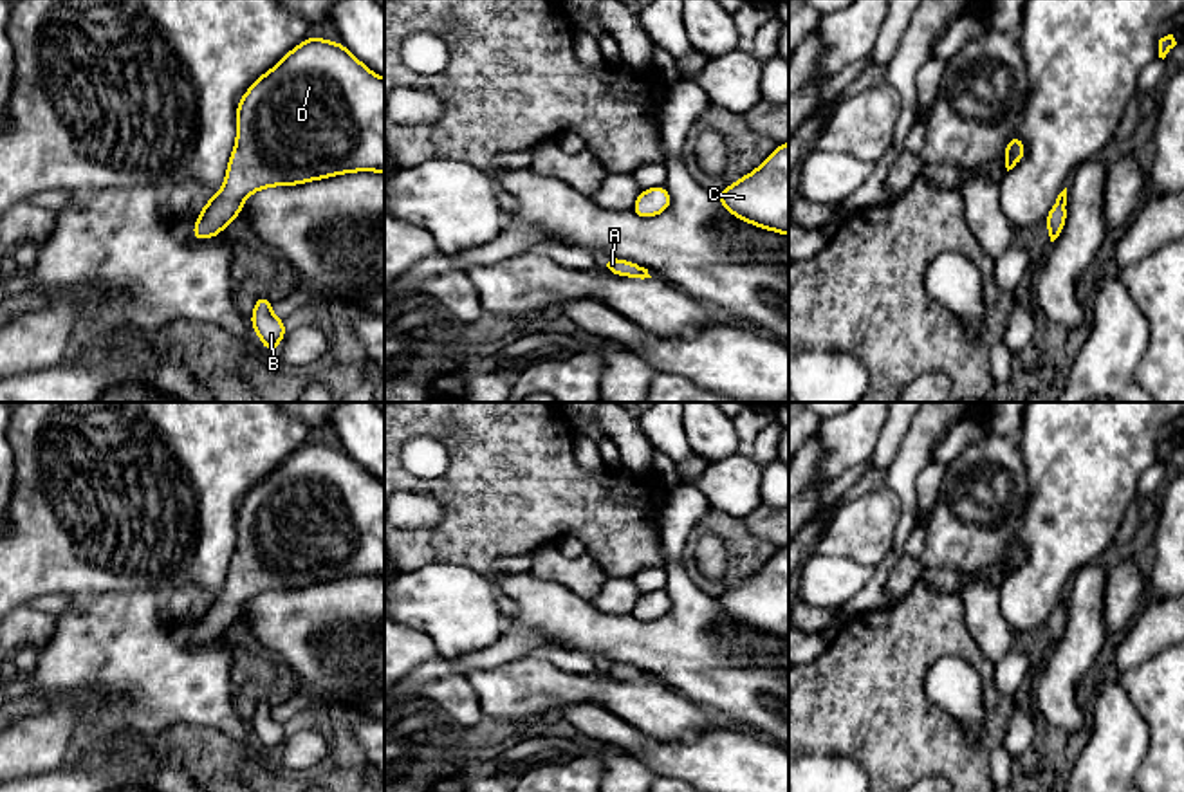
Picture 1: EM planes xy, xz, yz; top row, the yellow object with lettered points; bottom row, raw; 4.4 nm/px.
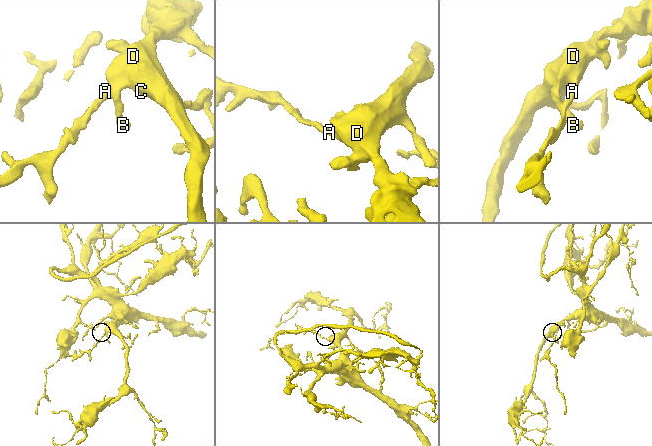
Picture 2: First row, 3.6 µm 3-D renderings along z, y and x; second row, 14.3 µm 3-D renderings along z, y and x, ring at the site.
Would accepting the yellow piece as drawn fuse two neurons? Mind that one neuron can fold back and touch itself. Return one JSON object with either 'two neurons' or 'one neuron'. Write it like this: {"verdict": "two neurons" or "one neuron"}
{"verdict": "one neuron"}

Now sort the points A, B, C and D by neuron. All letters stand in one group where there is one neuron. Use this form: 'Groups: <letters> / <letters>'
Groups: A B C D

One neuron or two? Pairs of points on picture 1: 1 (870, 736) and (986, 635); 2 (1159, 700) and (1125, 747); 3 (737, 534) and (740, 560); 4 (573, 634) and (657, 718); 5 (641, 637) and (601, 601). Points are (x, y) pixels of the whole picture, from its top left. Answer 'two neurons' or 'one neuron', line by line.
1: two neurons
2: two neurons
3: one neuron
4: two neurons
5: two neurons

